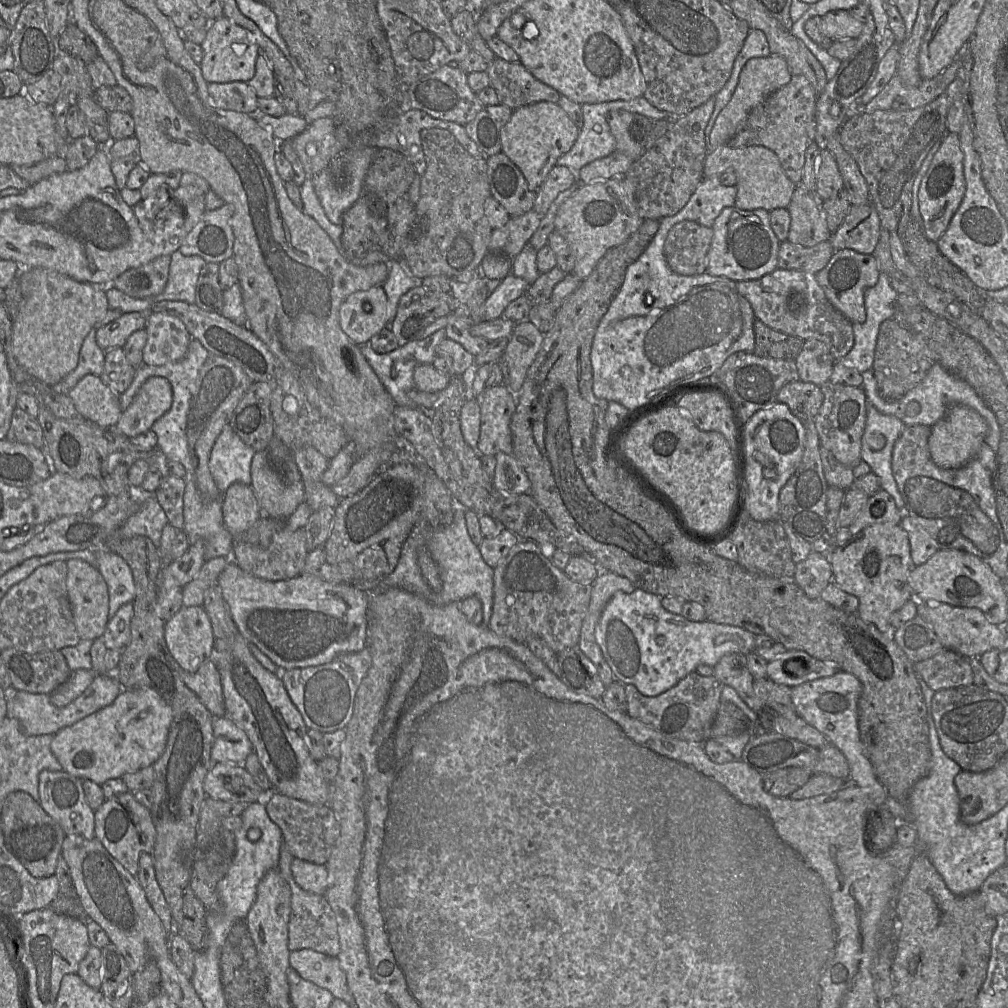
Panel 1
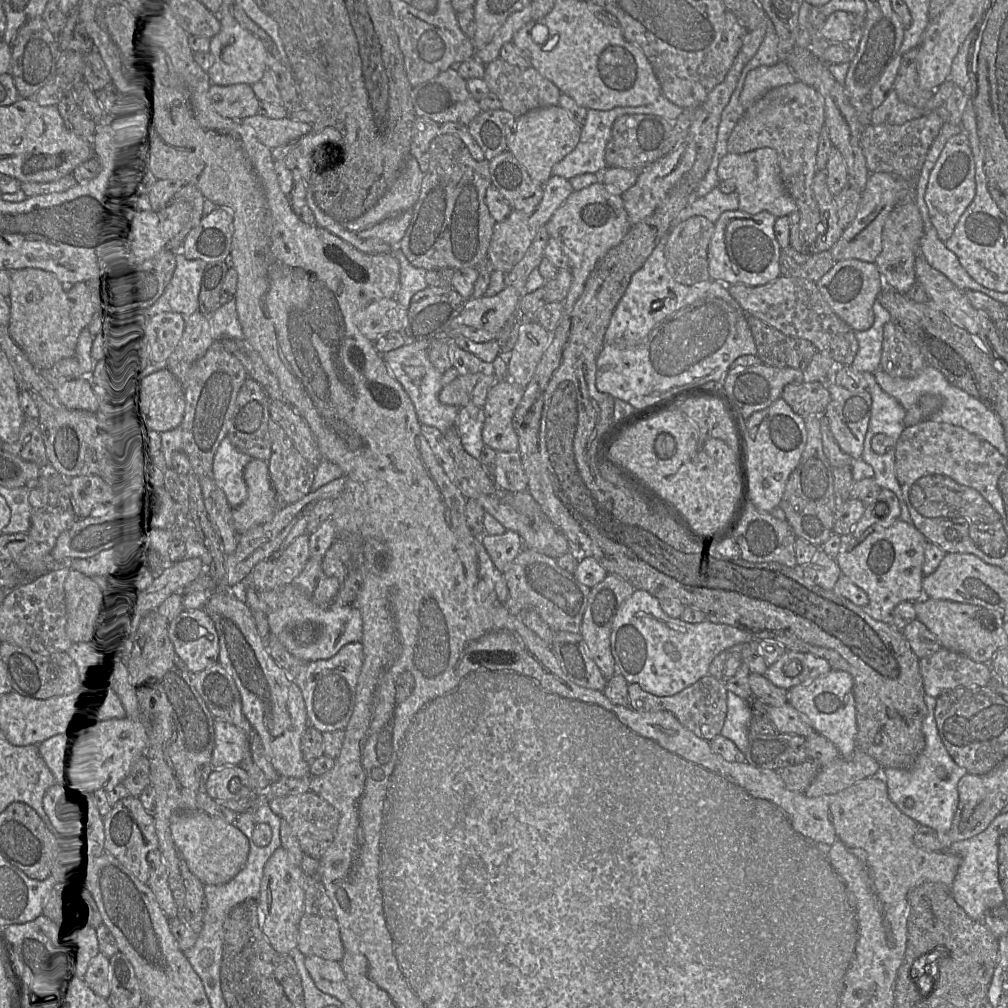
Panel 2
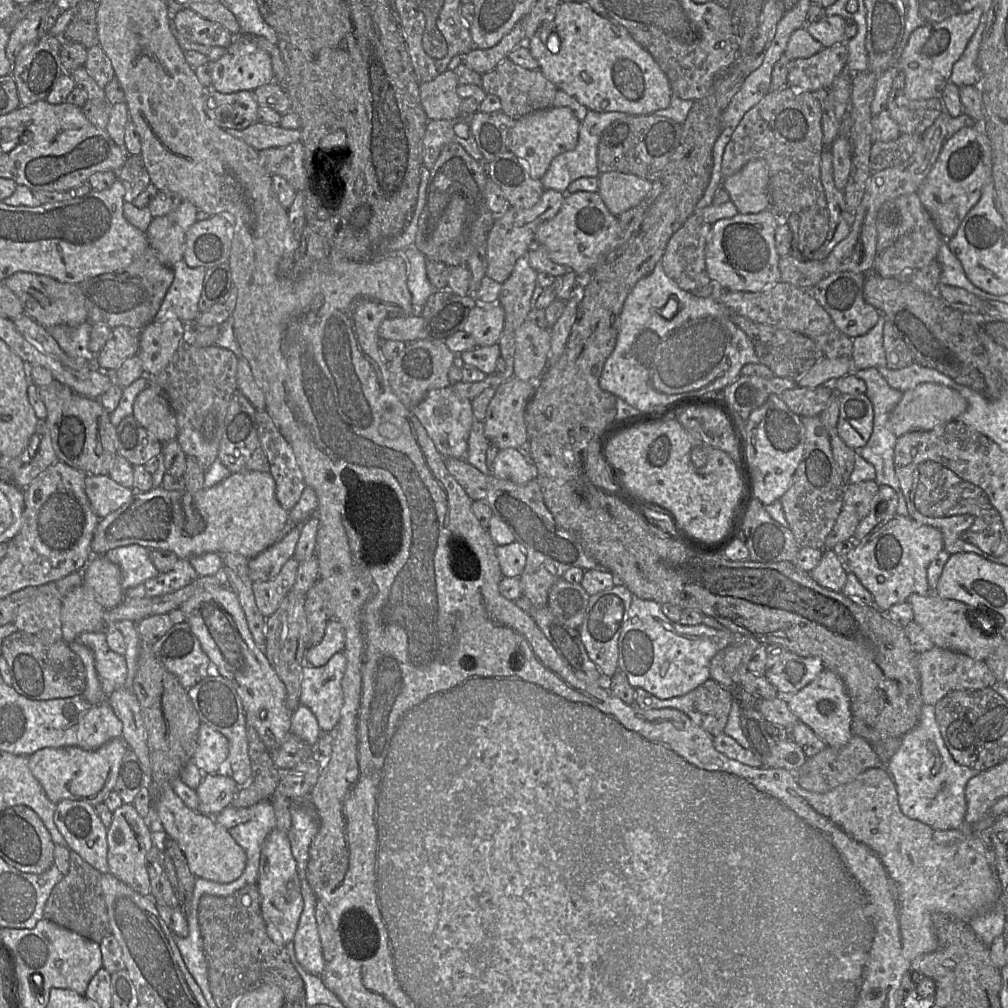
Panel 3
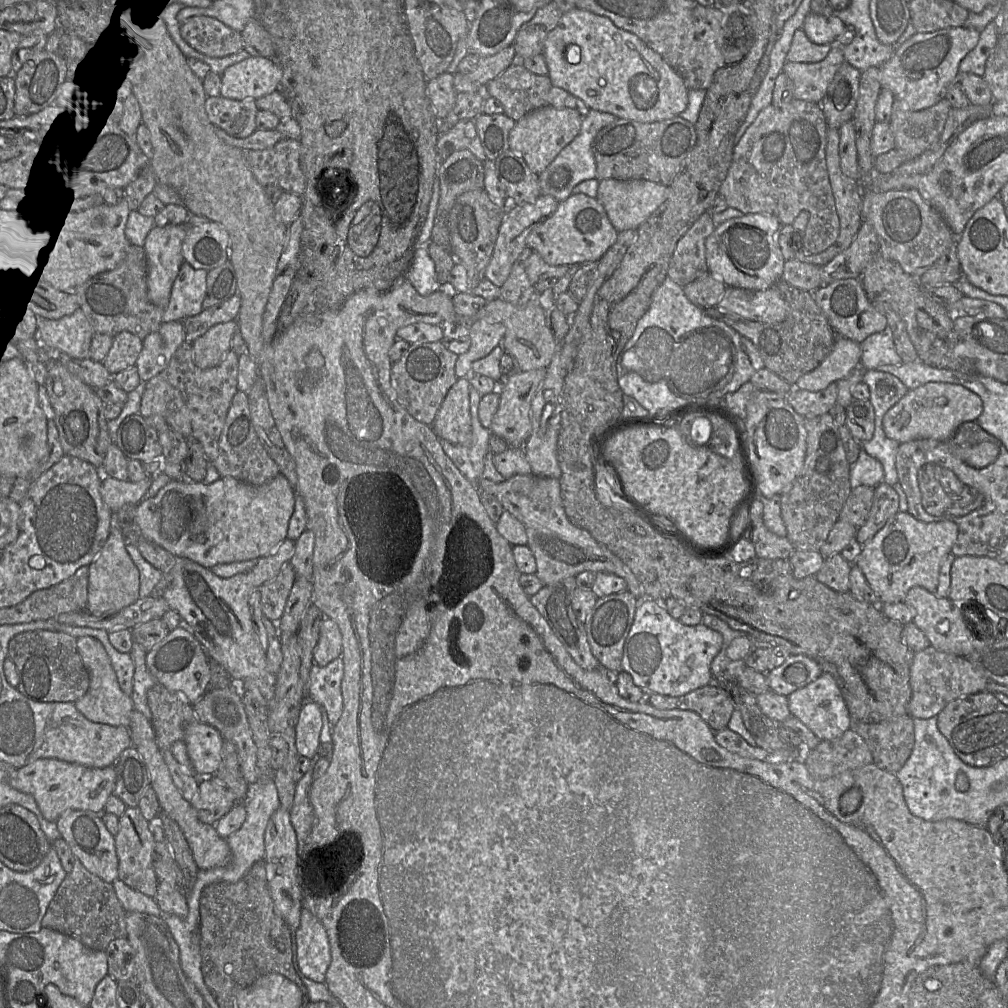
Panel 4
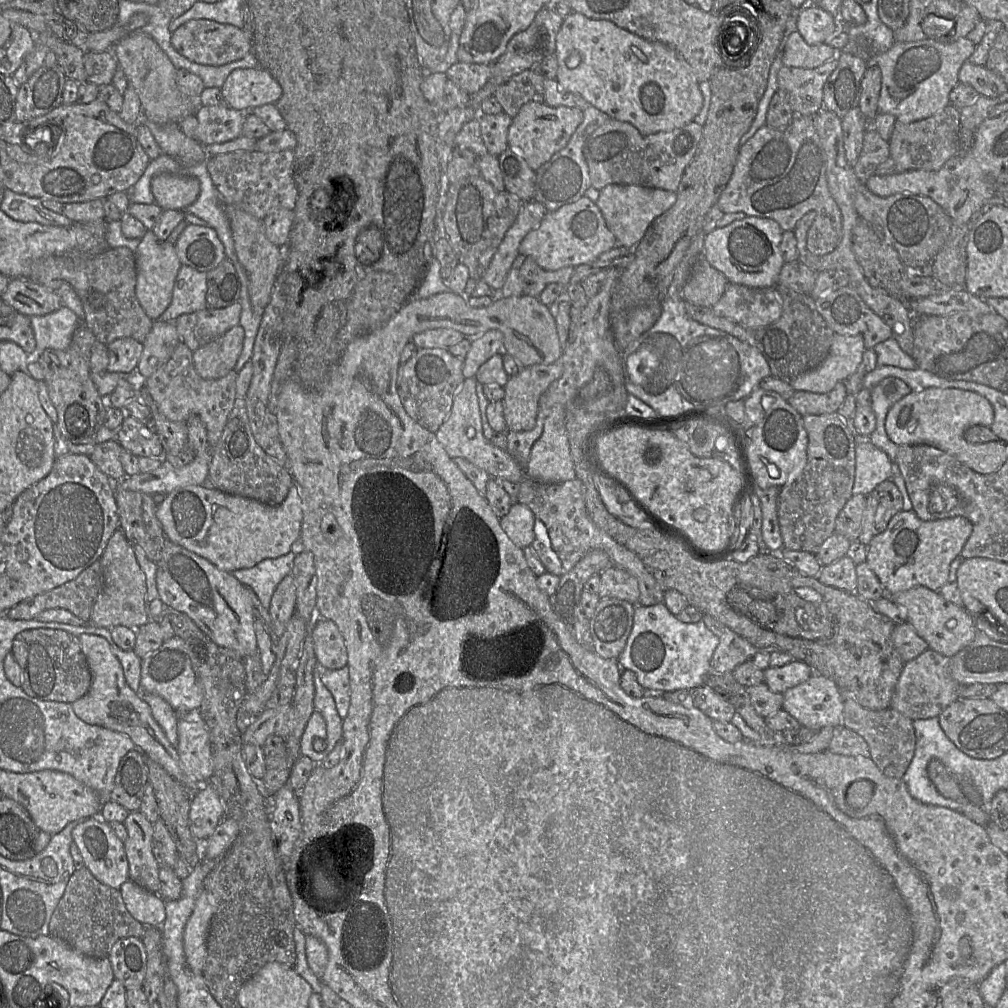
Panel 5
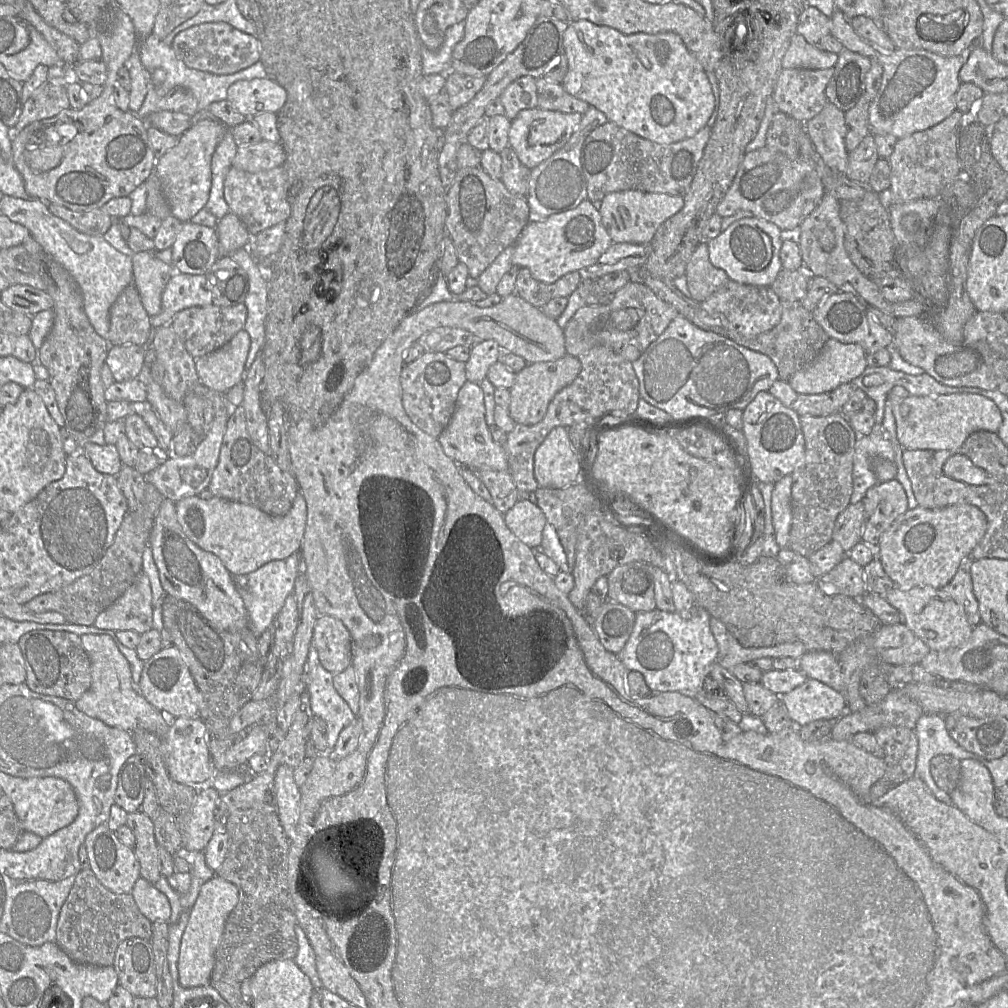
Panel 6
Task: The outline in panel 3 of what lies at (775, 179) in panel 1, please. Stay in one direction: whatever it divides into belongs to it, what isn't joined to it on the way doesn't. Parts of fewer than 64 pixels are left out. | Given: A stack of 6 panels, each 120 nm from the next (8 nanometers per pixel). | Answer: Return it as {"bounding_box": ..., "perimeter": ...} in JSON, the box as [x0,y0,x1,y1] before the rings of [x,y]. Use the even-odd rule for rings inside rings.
{"bounding_box":[722,159,771,213],"perimeter":[[[764,159],[749,161],[740,171],[724,179],[722,187],[729,193],[730,200],[739,213],[759,213],[771,209],[769,194],[769,166]]]}

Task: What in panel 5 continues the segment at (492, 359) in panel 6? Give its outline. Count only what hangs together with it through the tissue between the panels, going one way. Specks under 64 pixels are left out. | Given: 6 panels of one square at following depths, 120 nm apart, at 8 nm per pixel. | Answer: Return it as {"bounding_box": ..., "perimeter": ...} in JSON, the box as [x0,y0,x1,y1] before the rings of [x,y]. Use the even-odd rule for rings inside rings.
{"bounding_box":[463,329,503,378],"perimeter":[[[491,329],[471,339],[471,347],[463,360],[464,378],[475,377],[479,367],[493,355],[503,350],[503,334],[498,329]]]}

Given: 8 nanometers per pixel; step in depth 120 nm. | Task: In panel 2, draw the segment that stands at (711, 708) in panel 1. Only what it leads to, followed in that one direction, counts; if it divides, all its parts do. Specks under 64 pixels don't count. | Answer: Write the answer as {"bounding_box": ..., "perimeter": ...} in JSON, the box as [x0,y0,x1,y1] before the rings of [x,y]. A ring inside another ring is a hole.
{"bounding_box":[628,675,727,741],"perimeter":[[[706,675],[672,696],[656,696],[644,691],[639,684],[628,685],[630,707],[641,712],[666,710],[671,712],[688,730],[710,741],[720,735],[727,715],[727,689],[714,676]]]}

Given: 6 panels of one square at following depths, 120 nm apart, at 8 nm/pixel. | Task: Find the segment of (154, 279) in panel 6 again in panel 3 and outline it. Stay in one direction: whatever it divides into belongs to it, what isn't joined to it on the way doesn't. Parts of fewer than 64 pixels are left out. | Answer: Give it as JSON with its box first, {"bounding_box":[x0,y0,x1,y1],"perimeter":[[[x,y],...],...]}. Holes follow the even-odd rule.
{"bounding_box":[145,200,197,270],"perimeter":[[[182,200],[174,211],[152,218],[145,234],[161,264],[173,270],[173,265],[183,259],[185,236],[197,221],[197,212],[195,205]]]}

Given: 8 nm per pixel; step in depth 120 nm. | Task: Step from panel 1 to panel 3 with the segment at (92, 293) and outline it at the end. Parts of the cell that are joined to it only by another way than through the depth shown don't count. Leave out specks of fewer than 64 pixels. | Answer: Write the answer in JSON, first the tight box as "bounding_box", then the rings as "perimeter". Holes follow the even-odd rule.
{"bounding_box":[3,272,87,328],"perimeter":[[[17,272],[3,283],[20,300],[24,314],[44,328],[59,324],[78,326],[87,320],[85,297],[77,284],[61,283],[49,276],[29,272]]]}

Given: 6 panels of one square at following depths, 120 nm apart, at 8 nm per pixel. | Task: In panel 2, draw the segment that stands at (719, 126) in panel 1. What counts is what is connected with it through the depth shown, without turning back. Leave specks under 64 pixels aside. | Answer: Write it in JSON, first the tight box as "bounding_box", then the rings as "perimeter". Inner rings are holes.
{"bounding_box":[740,62,797,110],"perimeter":[[[778,62],[773,66],[757,67],[746,76],[740,95],[740,103],[743,109],[747,110],[768,91],[797,81],[786,62]]]}

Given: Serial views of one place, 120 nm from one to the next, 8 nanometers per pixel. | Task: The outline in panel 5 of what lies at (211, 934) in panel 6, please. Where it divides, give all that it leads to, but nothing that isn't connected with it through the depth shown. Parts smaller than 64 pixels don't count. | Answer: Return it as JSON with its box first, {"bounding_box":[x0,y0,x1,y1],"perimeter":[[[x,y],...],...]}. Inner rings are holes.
{"bounding_box":[183,890,217,974],"perimeter":[[[202,890],[184,928],[183,948],[186,964],[194,974],[202,974],[207,957],[209,926],[217,909],[217,898]]]}

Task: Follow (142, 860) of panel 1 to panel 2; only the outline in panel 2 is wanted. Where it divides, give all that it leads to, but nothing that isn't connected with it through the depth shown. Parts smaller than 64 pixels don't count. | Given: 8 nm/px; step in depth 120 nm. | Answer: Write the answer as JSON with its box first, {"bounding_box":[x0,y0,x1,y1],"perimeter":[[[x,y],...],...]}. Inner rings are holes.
{"bounding_box":[147,850,177,919],"perimeter":[[[153,850],[147,854],[149,865],[148,887],[153,892],[156,900],[168,919],[177,917],[177,906],[174,902],[168,885],[168,874],[160,851]]]}

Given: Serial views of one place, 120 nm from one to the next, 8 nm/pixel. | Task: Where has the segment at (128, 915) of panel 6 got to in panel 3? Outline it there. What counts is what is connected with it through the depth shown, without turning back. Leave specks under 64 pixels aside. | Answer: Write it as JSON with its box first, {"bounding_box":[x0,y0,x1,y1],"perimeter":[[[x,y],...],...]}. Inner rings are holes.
{"bounding_box":[43,850,112,944],"perimeter":[[[72,850],[69,860],[68,874],[53,887],[44,907],[43,918],[99,944],[112,935],[101,888],[102,874]]]}

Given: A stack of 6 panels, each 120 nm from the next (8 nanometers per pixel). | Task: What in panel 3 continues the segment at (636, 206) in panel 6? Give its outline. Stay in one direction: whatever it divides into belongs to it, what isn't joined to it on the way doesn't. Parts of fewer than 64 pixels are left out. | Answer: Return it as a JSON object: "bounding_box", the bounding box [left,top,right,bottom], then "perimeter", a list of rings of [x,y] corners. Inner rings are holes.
{"bounding_box":[598,171,652,217],"perimeter":[[[612,171],[600,174],[598,179],[598,193],[616,217],[638,206],[652,189],[652,181],[634,174]]]}

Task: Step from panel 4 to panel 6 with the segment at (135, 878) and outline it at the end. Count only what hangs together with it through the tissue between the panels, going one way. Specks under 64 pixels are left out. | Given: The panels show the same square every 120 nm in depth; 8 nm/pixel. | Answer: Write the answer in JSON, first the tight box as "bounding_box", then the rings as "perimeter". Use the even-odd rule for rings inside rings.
{"bounding_box":[126,811,161,884],"perimeter":[[[137,811],[128,813],[126,825],[136,838],[134,853],[140,863],[140,878],[155,884],[161,873],[153,820],[142,811]]]}

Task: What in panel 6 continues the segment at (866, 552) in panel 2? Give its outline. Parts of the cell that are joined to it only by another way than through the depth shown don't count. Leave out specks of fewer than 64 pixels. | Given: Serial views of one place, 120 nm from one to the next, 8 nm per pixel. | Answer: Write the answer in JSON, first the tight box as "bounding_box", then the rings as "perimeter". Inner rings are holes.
{"bounding_box":[876,504,988,589],"perimeter":[[[955,504],[944,508],[908,509],[882,533],[876,556],[895,587],[910,589],[932,586],[941,589],[951,581],[961,560],[982,540],[988,522],[985,514],[970,504]]]}

